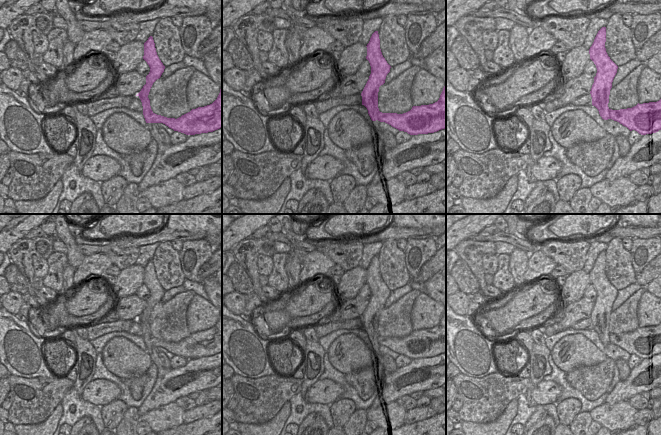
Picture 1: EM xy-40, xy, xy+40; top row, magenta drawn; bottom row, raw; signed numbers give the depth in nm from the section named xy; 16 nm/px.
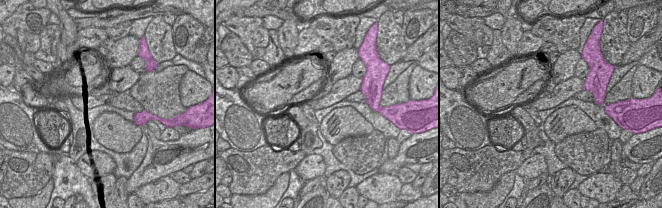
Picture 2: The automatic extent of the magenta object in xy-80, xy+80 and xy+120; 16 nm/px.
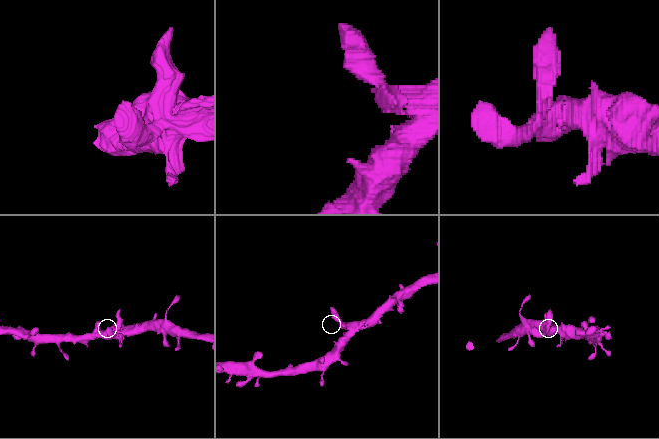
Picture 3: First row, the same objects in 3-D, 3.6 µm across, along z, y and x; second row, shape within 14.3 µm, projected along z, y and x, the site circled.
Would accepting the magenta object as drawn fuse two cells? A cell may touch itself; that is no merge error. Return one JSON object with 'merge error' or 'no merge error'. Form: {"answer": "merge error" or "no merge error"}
{"answer": "merge error"}

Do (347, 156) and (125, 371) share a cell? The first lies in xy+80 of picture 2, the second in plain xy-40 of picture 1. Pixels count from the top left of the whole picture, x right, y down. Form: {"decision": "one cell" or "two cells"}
{"decision": "two cells"}

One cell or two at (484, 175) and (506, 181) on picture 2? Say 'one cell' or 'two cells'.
two cells

